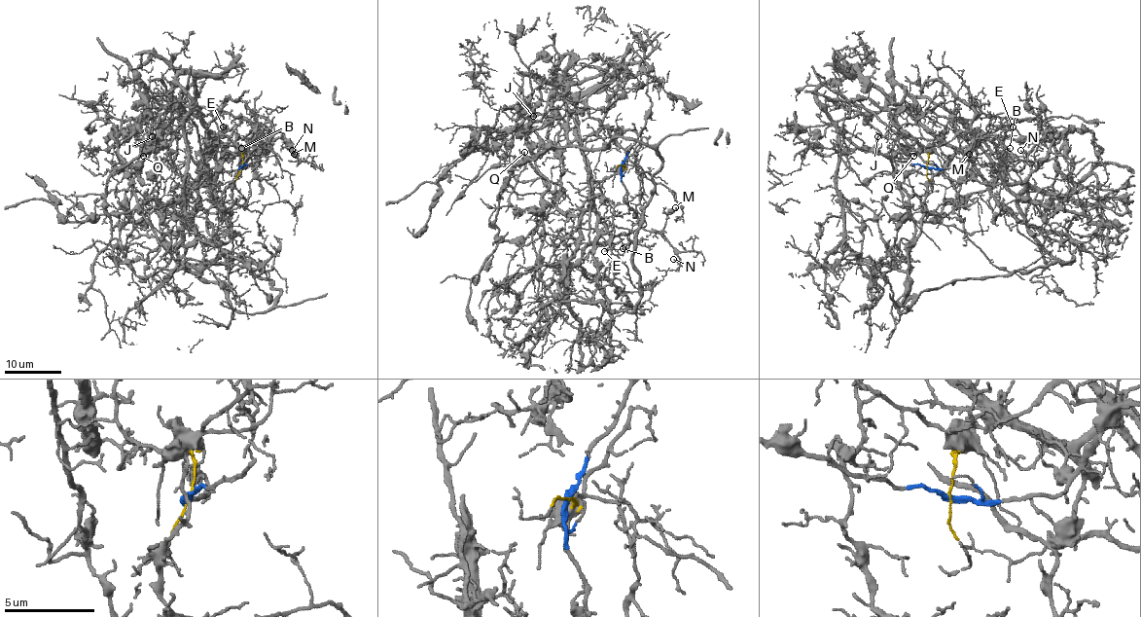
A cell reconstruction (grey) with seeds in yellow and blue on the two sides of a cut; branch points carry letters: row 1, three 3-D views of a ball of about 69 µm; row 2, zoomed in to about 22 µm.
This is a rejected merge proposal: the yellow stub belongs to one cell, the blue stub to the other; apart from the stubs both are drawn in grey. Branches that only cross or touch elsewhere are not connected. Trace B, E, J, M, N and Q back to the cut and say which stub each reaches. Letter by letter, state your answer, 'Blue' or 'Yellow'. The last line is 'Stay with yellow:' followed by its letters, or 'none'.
B: Blue
E: Blue
J: Yellow
M: Blue
N: Blue
Q: Yellow
Stay with yellow: J, Q

